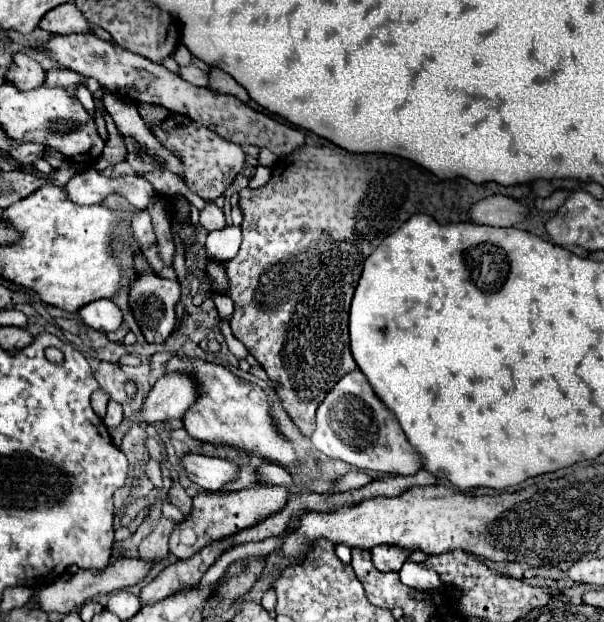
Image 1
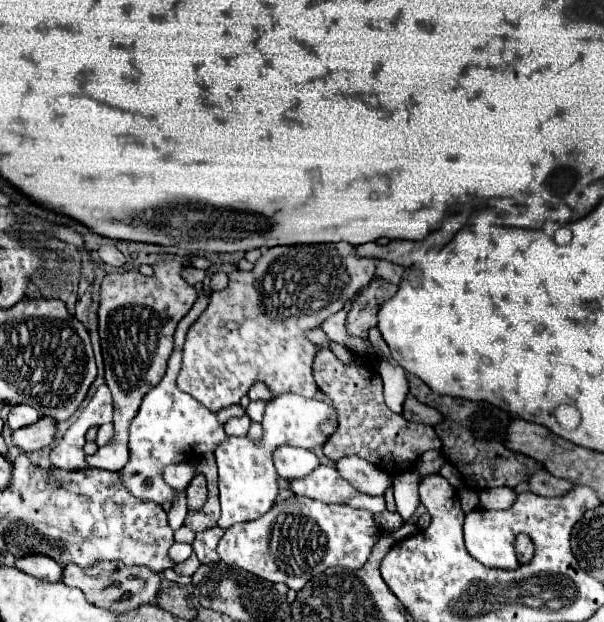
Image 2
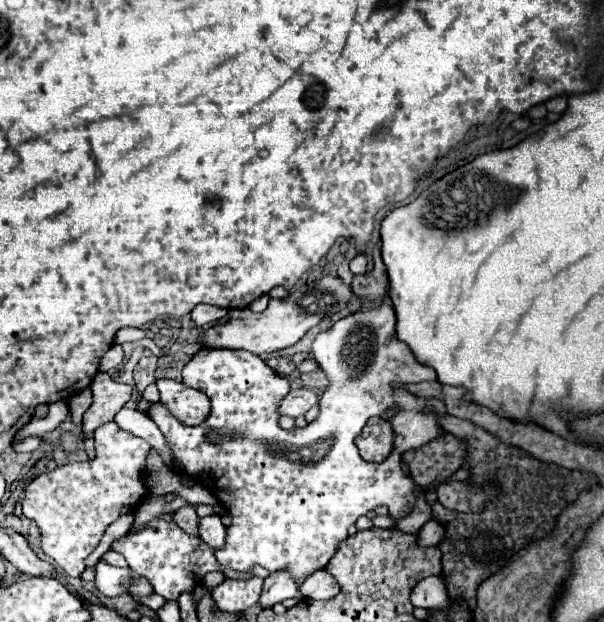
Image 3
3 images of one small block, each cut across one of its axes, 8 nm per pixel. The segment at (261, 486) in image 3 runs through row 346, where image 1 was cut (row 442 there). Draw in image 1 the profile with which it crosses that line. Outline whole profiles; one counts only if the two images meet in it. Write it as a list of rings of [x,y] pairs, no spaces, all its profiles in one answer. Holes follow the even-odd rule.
[[[360,370],[346,374],[318,406],[312,440],[316,450],[322,454],[344,460],[362,470],[412,476],[422,468],[422,456],[414,452],[412,444],[398,426],[396,416],[384,406],[382,400],[378,400],[376,392]]]

